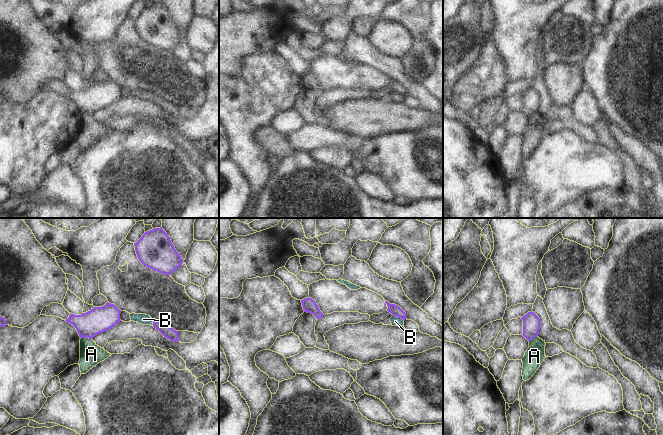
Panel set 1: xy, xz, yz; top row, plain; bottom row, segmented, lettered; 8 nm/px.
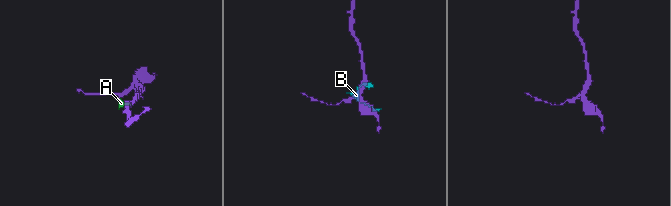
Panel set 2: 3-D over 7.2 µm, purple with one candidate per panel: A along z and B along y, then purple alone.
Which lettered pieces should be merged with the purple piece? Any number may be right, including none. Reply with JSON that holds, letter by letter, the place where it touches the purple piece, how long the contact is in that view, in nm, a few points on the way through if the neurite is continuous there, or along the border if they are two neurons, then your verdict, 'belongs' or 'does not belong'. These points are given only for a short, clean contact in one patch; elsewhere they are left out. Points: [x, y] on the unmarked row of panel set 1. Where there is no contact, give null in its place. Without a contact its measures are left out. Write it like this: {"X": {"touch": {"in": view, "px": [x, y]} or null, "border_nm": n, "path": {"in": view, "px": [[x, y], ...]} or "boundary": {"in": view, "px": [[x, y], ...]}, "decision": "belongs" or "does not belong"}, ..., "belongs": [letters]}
{"A": {"touch": {"in": "xy", "px": [86, 112]}, "border_nm": 90, "boundary": {"in": "xy", "px": [[81, 113], [91, 115]]}, "decision": "does not belong"}, "B": {"touch": {"in": "xz", "px": [398, 93]}, "border_nm": 100, "decision": "does not belong"}, "belongs": []}

